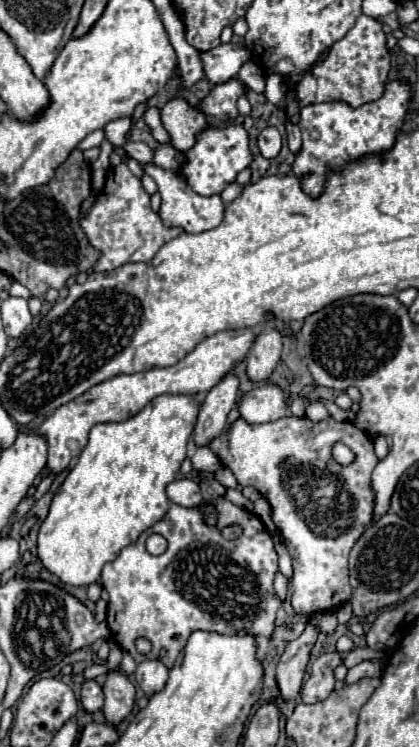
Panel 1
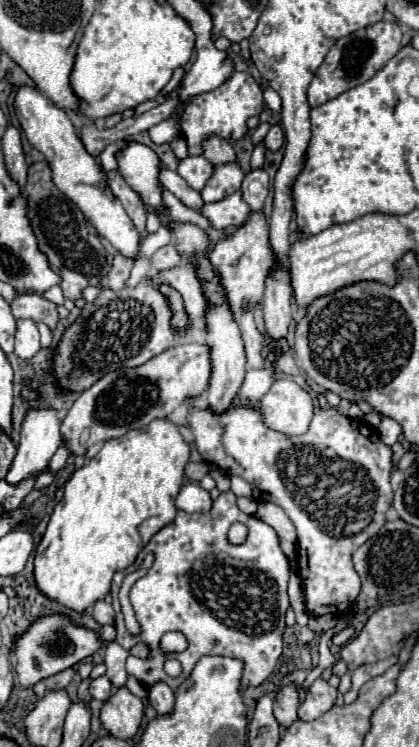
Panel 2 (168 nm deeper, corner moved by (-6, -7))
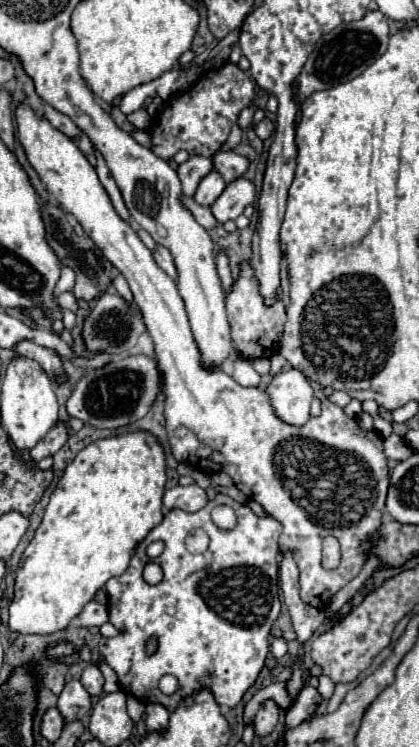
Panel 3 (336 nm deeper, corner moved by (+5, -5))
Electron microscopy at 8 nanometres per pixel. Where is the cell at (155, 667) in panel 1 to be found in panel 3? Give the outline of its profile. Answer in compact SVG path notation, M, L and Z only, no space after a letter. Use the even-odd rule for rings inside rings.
M149 703L145 715L147 715L145 719L147 731L163 731L169 723L169 711L159 703Z

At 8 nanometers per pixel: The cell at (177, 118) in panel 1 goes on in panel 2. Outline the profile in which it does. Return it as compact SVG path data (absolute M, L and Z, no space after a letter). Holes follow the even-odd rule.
M210 137L208 141L204 141L204 157L214 165L236 163L238 161L234 147L220 137Z

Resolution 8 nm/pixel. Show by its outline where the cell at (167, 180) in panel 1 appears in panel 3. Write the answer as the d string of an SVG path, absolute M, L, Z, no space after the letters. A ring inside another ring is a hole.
M243 177L231 181L221 197L211 205L213 217L219 223L225 223L229 219L237 219L247 205L255 201L255 185Z

